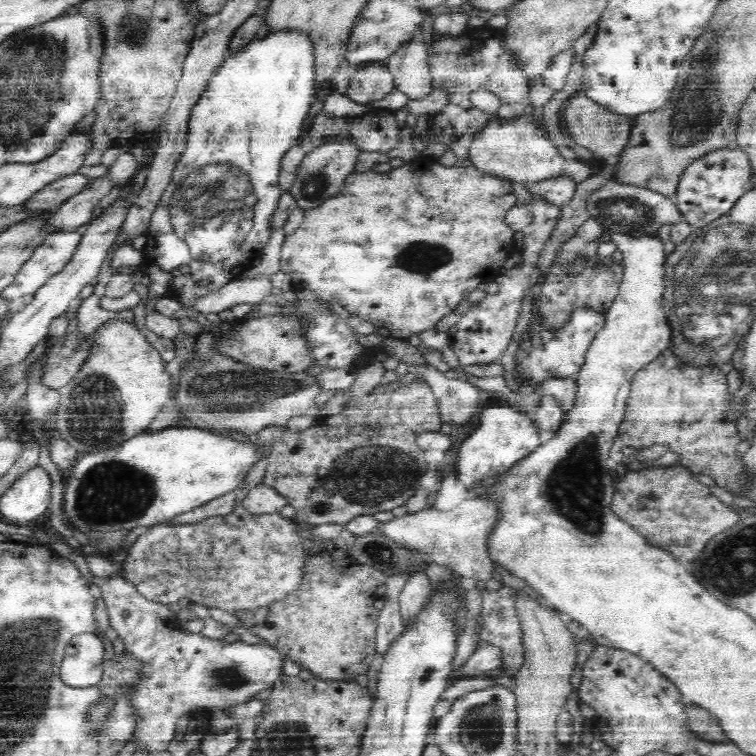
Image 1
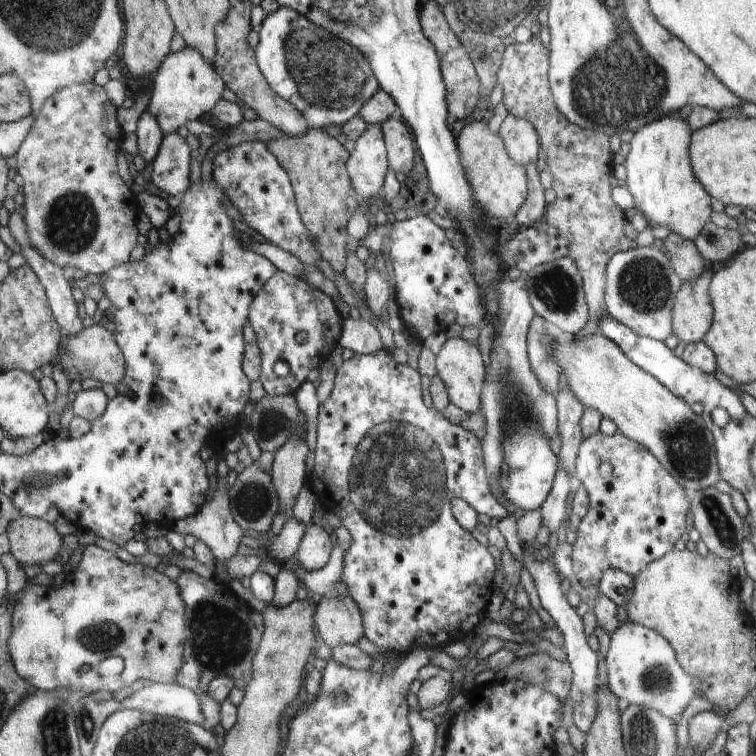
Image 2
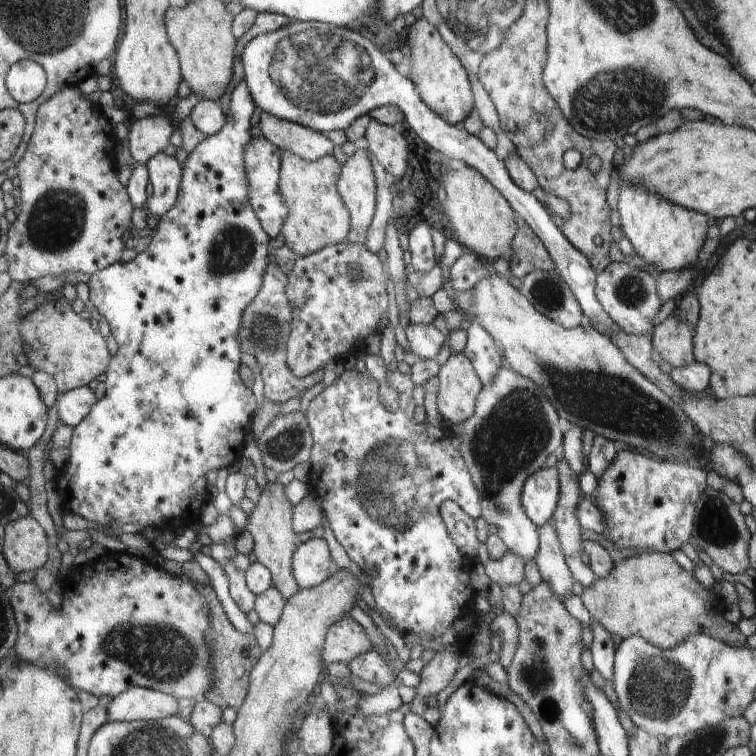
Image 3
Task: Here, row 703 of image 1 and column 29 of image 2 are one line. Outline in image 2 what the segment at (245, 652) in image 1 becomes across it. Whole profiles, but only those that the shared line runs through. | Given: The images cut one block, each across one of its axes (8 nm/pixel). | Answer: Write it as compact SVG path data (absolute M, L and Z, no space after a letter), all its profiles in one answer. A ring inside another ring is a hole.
M92 81L89 83L74 83L67 86L64 90L61 90L56 96L48 99L48 102L44 104L42 112L38 114L37 124L34 125L30 136L26 139L26 142L22 145L20 152L17 154L18 171L25 180L24 186L21 190L25 194L27 213L25 214L26 222L28 222L28 230L30 230L30 240L36 248L42 250L42 254L52 260L54 264L58 264L67 271L73 268L79 268L84 270L88 275L96 274L96 276L102 276L108 274L110 270L114 270L116 266L124 264L132 252L132 248L136 246L136 208L138 204L130 204L128 200L132 198L130 196L130 190L126 188L126 184L122 182L122 178L118 176L118 150L122 146L123 132L118 126L118 120L116 120L117 106L110 100L108 92L104 86L96 84Z

